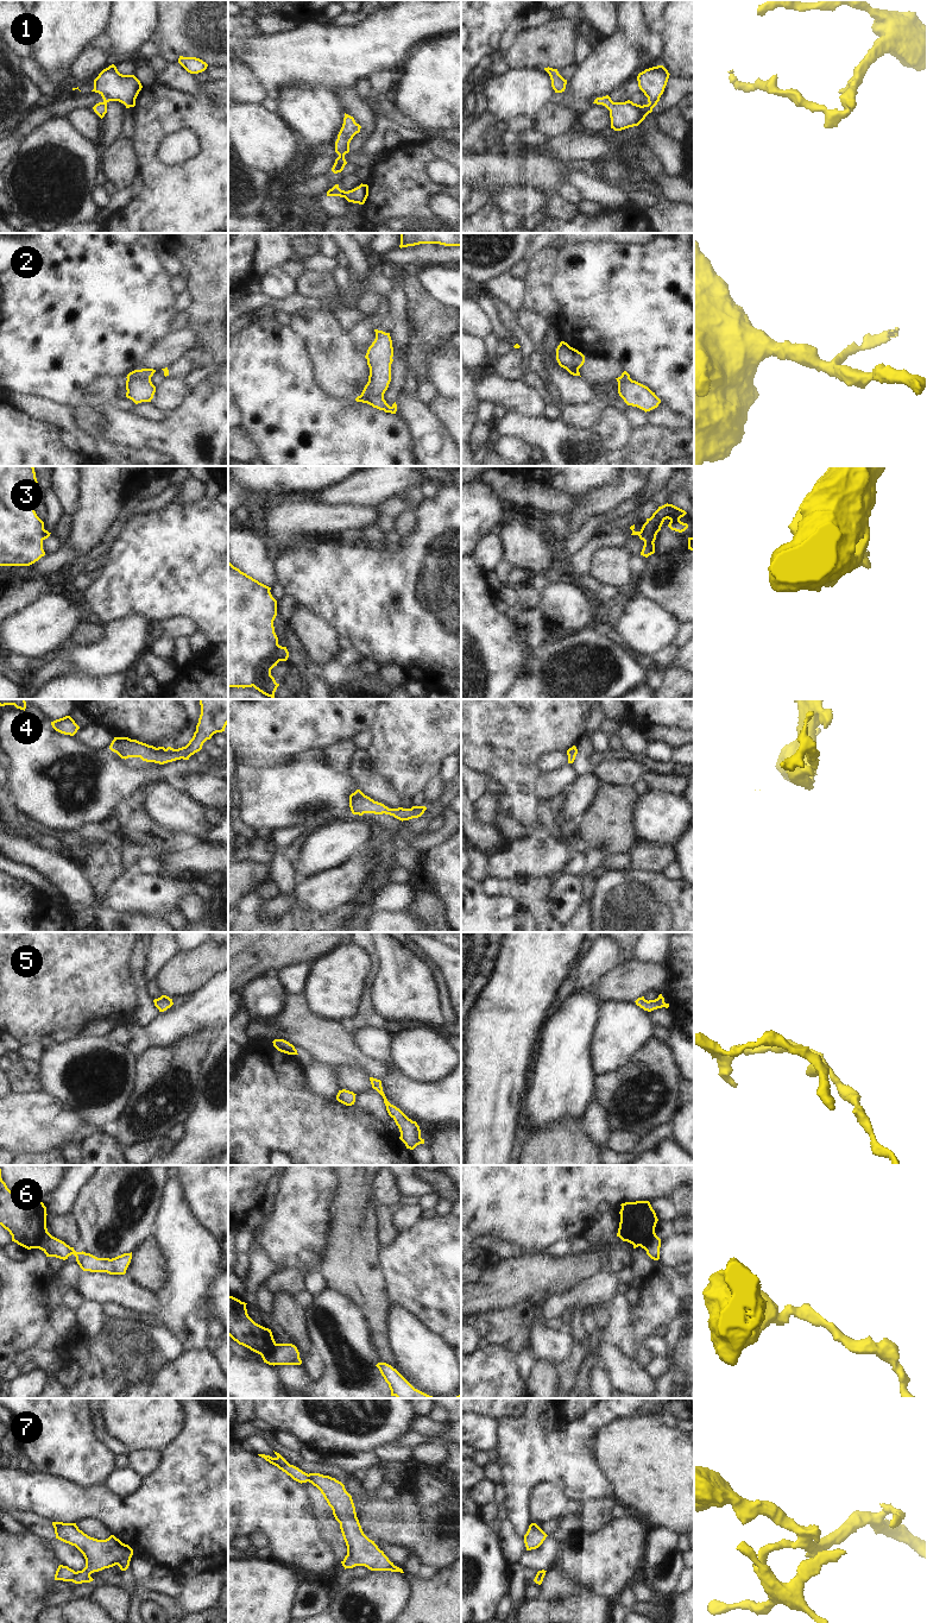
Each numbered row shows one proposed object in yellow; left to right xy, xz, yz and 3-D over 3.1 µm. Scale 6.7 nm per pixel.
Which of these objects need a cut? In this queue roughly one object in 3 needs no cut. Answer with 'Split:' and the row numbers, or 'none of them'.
Split: 1, 2, 3, 6, 7.

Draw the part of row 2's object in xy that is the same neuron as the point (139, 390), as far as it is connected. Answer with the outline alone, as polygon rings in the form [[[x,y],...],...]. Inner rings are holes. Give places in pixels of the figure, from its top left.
[[[131,378],[126,380],[126,397],[135,404],[141,402],[151,402],[156,392],[156,386],[151,378]]]

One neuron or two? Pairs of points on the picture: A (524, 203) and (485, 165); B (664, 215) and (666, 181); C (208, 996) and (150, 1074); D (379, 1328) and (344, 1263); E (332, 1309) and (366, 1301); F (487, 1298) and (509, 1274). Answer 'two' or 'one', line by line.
A: two
B: two
C: two
D: one
E: two
F: one

